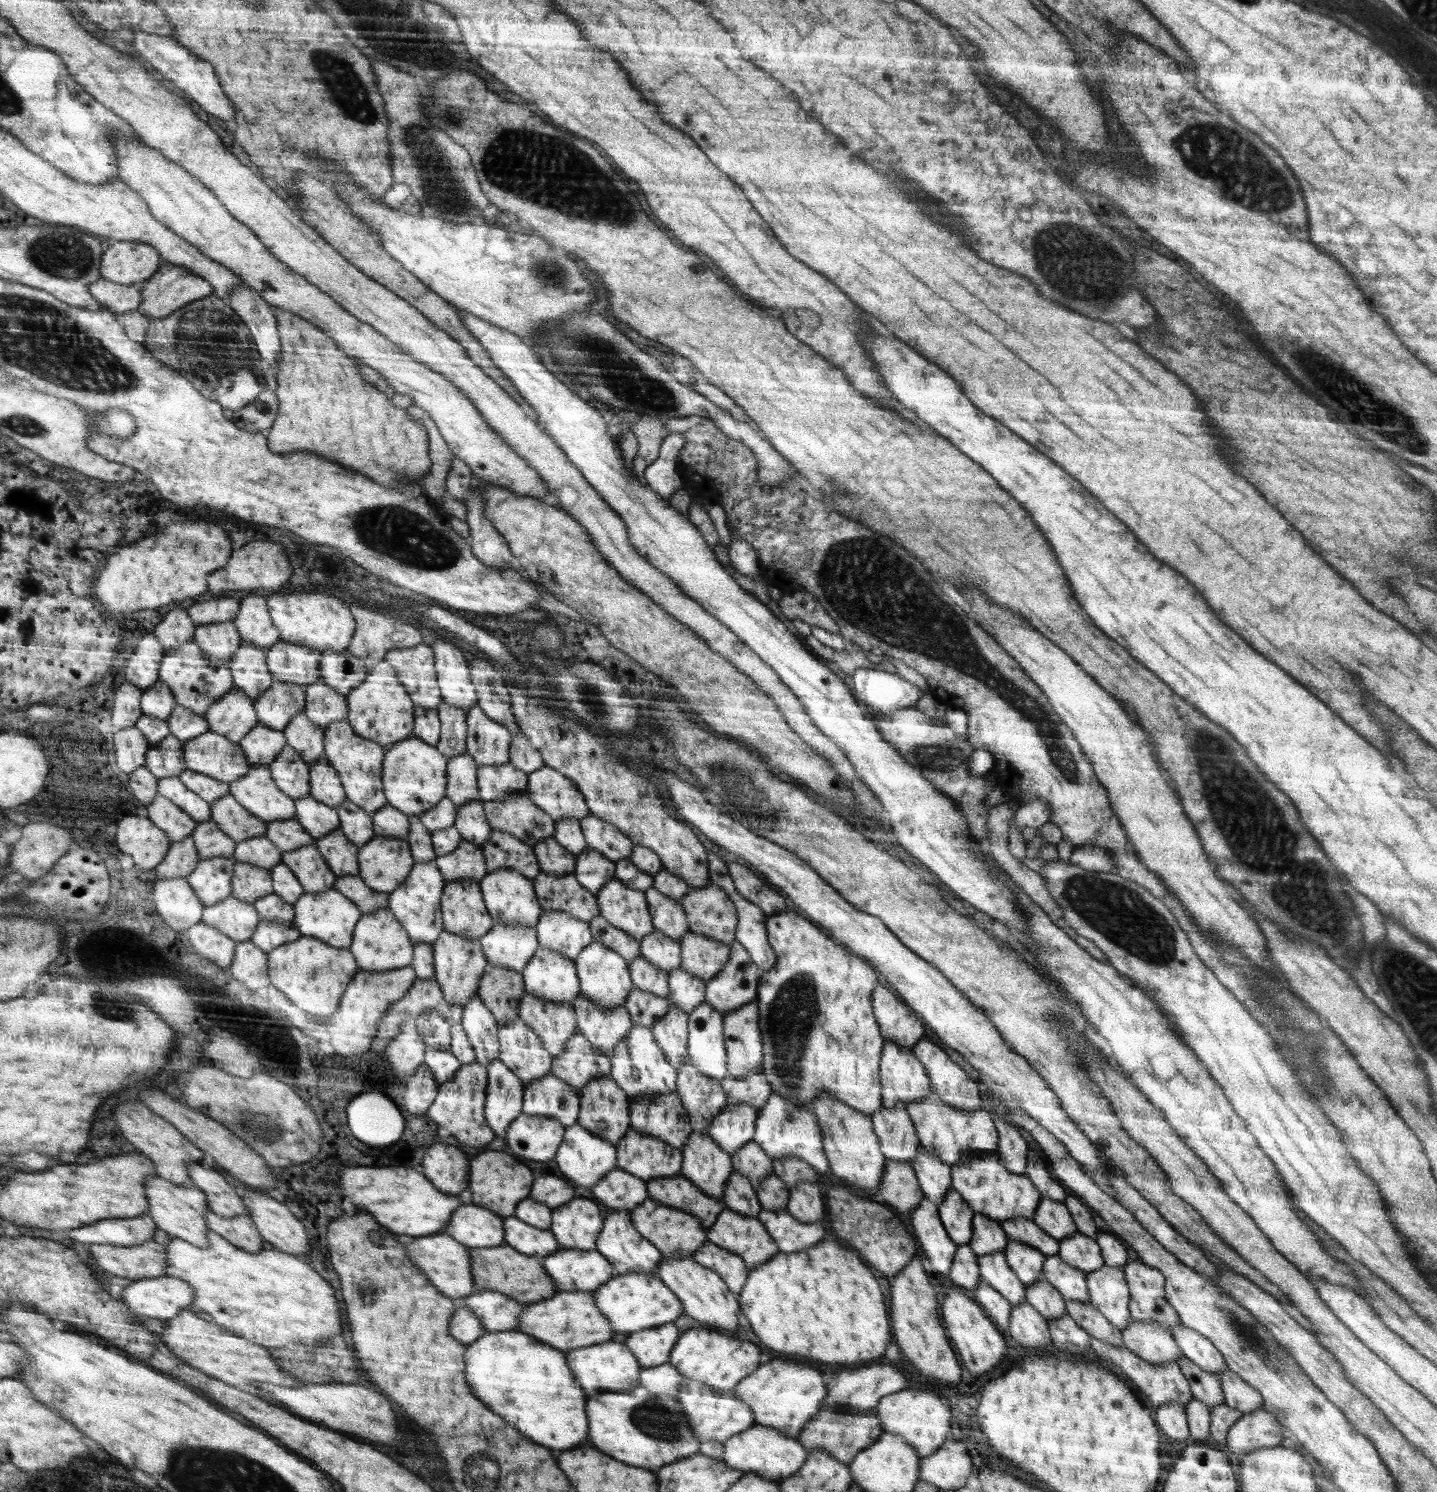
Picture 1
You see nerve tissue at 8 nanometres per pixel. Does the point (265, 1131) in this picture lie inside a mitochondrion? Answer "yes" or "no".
yes

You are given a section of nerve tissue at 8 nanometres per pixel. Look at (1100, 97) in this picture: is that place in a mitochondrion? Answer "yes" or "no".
no

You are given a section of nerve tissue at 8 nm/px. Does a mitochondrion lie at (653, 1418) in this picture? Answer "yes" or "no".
yes

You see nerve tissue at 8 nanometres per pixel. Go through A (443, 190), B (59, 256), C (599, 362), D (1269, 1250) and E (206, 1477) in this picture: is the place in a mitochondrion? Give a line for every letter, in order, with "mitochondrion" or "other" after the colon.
A: mitochondrion
B: mitochondrion
C: mitochondrion
D: other
E: mitochondrion

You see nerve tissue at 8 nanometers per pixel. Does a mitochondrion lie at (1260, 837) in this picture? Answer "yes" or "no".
yes

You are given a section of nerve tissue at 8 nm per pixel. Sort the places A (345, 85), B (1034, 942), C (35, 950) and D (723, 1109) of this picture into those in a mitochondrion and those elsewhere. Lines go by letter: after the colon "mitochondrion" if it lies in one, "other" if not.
A: mitochondrion
B: other
C: other
D: other

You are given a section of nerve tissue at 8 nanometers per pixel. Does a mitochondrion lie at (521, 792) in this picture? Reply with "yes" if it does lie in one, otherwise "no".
no

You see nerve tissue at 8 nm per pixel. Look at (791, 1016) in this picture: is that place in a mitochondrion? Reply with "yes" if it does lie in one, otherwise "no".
yes

